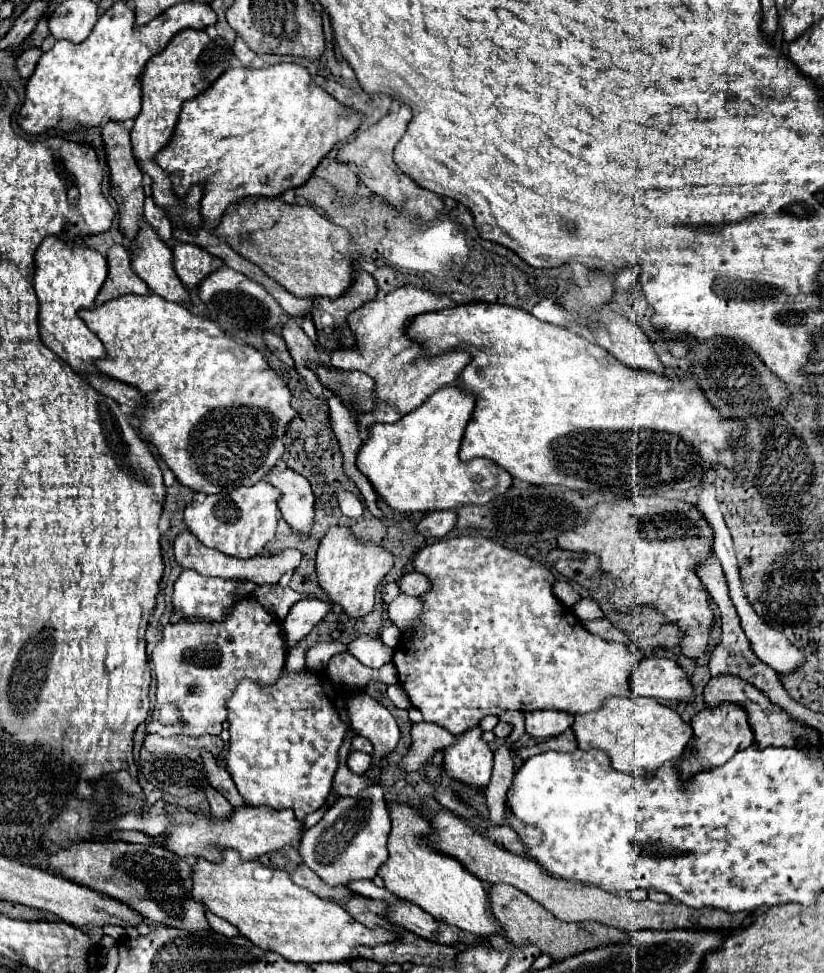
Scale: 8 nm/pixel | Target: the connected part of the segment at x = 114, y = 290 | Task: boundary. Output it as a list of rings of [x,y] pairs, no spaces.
[[[112,245],[108,249],[106,259],[108,259],[108,277],[96,297],[96,305],[104,305],[106,301],[128,293],[136,295],[148,293],[148,285],[132,271],[130,255],[124,245]]]

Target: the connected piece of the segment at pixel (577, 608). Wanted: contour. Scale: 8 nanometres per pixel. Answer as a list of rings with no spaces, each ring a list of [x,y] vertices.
[[[590,597],[580,599],[572,609],[574,609],[574,613],[576,613],[576,617],[578,617],[580,621],[590,621],[590,619],[600,619],[600,617],[604,617],[602,611],[600,611],[600,607],[598,607],[598,603],[596,603],[594,599],[590,599]]]

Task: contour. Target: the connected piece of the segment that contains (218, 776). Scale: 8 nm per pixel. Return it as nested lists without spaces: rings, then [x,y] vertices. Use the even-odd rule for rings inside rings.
[[[204,753],[204,755],[202,755],[202,761],[204,761],[204,769],[206,769],[206,779],[208,779],[208,783],[210,783],[214,789],[218,789],[234,807],[244,805],[244,801],[240,801],[240,793],[236,793],[234,781],[230,779],[228,771],[222,769],[222,767],[216,763],[214,755]]]

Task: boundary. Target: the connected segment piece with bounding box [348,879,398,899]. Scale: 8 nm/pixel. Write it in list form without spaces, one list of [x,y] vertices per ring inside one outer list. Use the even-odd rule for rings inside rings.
[[[356,879],[356,881],[350,881],[348,883],[348,889],[358,893],[358,895],[364,895],[368,899],[398,899],[396,895],[392,895],[388,889],[380,889],[376,887],[370,879]]]

